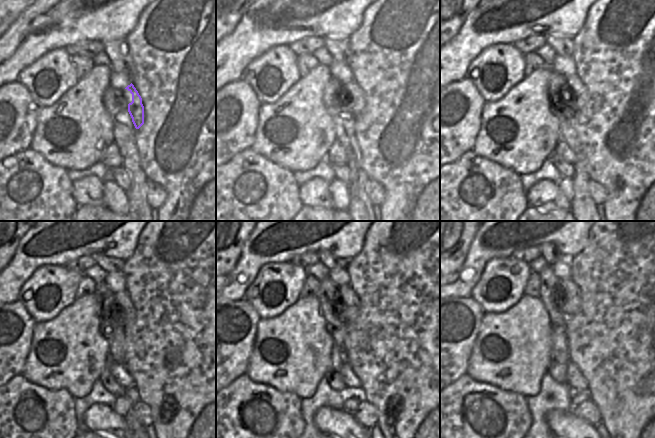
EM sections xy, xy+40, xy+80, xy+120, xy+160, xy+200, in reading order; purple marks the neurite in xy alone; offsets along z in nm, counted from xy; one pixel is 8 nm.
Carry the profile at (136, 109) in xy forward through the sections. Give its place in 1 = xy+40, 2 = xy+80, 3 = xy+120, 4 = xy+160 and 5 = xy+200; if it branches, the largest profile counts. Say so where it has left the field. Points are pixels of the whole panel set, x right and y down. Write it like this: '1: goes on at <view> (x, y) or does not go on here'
1: goes on at xy+40 (357, 107)
2: goes on at xy+80 (573, 81)
3: goes on at xy+120 (123, 303)
4: goes on at xy+160 (347, 302)
5: goes on at xy+200 (566, 294)

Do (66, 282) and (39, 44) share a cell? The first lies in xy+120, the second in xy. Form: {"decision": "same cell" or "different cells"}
{"decision": "different cells"}

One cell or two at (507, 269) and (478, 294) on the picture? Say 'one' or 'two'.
one

